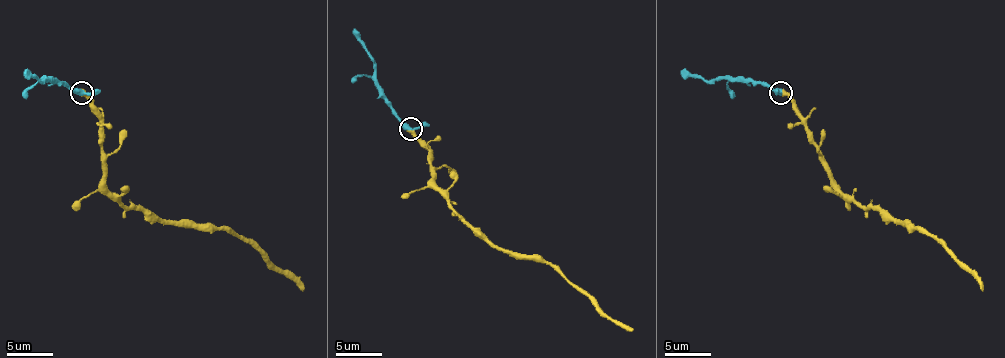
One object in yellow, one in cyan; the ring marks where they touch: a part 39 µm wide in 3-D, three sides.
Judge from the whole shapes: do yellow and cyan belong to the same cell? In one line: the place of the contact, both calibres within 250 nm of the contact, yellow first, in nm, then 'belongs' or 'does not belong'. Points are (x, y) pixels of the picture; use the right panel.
(781, 93) | 440/360 nm | belongs

